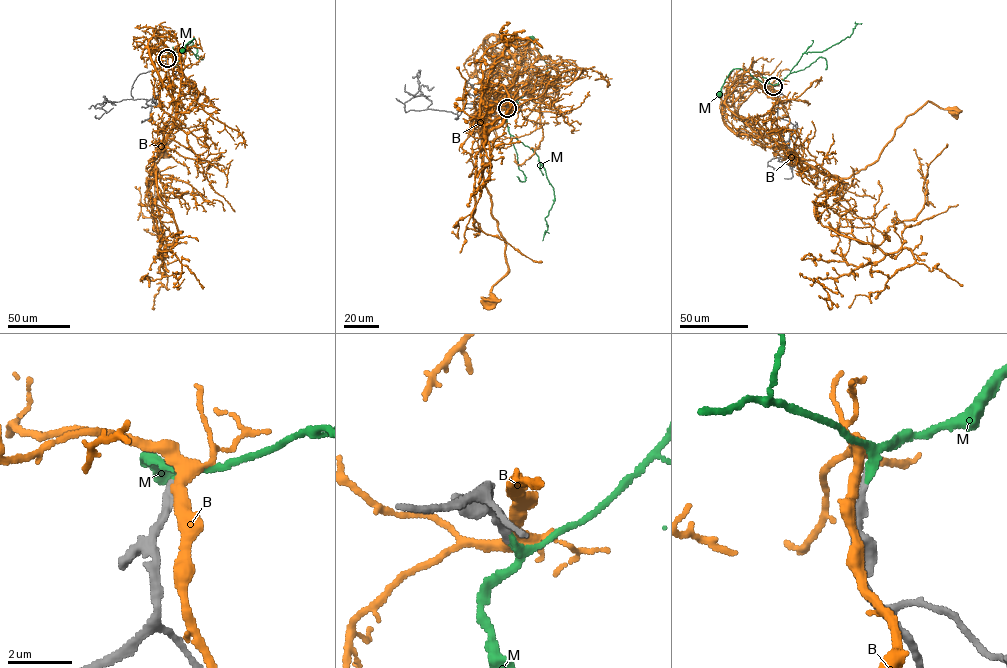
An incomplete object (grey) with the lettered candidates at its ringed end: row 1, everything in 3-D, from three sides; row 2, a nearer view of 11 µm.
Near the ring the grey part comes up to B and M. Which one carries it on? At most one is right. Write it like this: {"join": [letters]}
{"join": ["M"]}

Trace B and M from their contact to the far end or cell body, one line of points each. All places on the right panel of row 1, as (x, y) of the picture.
B: (773, 87), (789, 118), (780, 137), (790, 152), (841, 178), (874, 163), (895, 130), (926, 103), (955, 110)
M: (773, 87), (746, 70), (733, 68), (719, 94)

